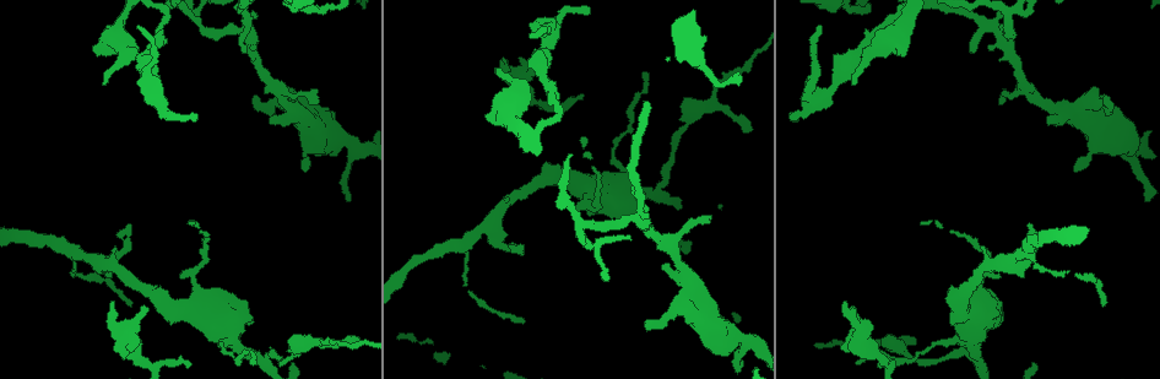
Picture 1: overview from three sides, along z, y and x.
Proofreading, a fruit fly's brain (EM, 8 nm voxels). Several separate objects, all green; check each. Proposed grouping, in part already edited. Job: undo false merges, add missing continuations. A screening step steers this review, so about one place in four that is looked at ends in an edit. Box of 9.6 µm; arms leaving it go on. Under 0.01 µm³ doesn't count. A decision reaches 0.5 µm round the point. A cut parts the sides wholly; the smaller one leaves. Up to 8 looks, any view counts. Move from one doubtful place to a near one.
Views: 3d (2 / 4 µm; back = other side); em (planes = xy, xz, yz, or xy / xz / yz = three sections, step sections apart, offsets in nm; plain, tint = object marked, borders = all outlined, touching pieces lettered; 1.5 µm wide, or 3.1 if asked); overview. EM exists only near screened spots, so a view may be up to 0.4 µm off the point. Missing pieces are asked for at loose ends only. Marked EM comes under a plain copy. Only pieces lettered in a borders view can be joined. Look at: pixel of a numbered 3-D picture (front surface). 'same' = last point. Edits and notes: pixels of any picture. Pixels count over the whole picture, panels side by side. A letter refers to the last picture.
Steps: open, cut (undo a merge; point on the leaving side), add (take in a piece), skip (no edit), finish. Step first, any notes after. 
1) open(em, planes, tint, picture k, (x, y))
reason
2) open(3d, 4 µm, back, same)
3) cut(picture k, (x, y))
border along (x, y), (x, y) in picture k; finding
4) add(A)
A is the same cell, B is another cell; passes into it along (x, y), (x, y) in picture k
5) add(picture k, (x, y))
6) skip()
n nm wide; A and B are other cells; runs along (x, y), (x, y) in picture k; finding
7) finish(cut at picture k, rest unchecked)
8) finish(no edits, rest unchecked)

open(3d, 2 µm, picture 1, (912, 339))
free end

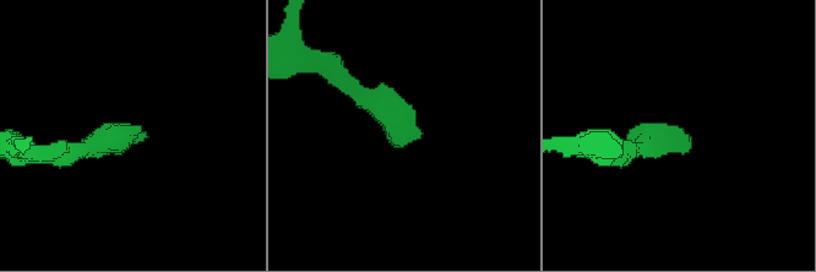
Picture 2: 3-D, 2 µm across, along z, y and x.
open(em, planes, tint, picture 2, (678, 137))
shape alone is not enough

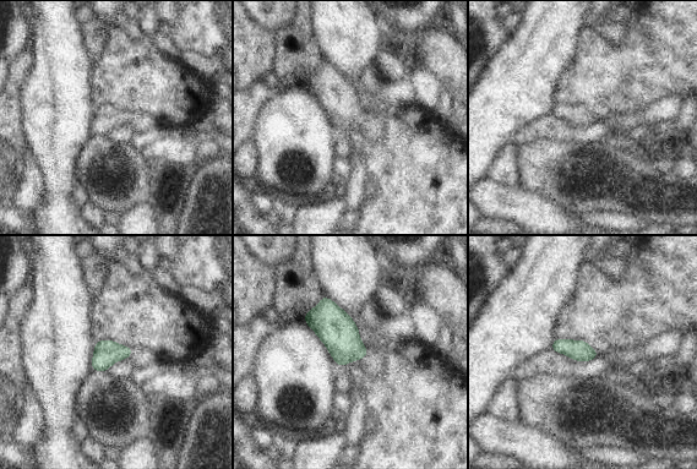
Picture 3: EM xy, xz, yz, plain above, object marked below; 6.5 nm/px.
open(em, planes, borders, same)

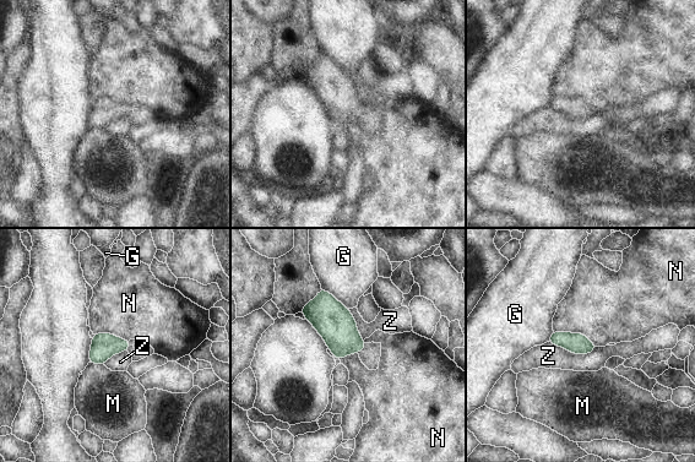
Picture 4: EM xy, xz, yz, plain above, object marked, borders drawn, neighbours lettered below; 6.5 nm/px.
skip()
G, M, N and Z are other cells; border along (549, 341), (575, 353), (596, 348) in picture 4; no lettered piece goes on from it

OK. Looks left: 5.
open(3d, 2 µm, back, picture 1, (596, 205))

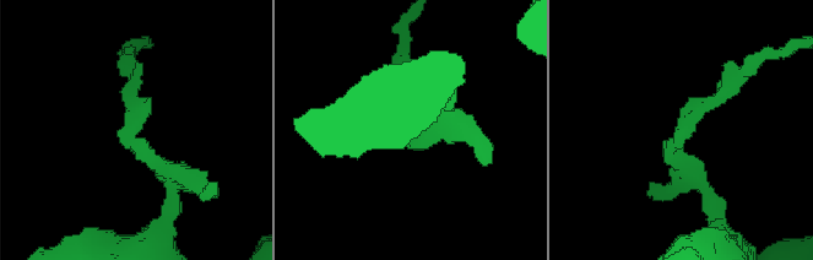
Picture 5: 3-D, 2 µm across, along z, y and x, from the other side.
open(em, xy, step 4, borders, picture 5, (682, 136))
shape alone is not enough

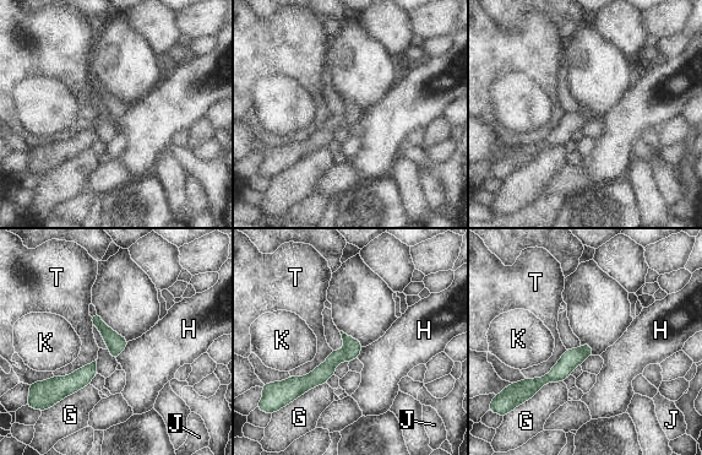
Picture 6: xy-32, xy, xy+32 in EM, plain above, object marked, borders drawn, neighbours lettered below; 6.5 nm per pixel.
skip()
G, H, J, K and T are other cells; runs along (358, 346), (292, 389) in picture 6; one neuron here

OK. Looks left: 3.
open(em, planes, borders, picture 1, (303, 156))
calibre changes

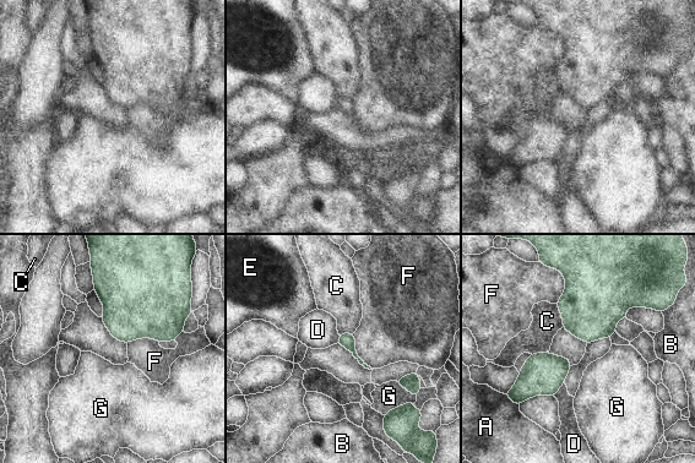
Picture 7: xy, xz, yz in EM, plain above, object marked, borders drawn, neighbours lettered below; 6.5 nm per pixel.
skip()
F touches over 280 nm; A, B, C, D, E, F and G are other cells; border along (564, 381), (553, 395) in picture 7; all the same neuron

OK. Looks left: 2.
finish(no edits, rest unchecked)

